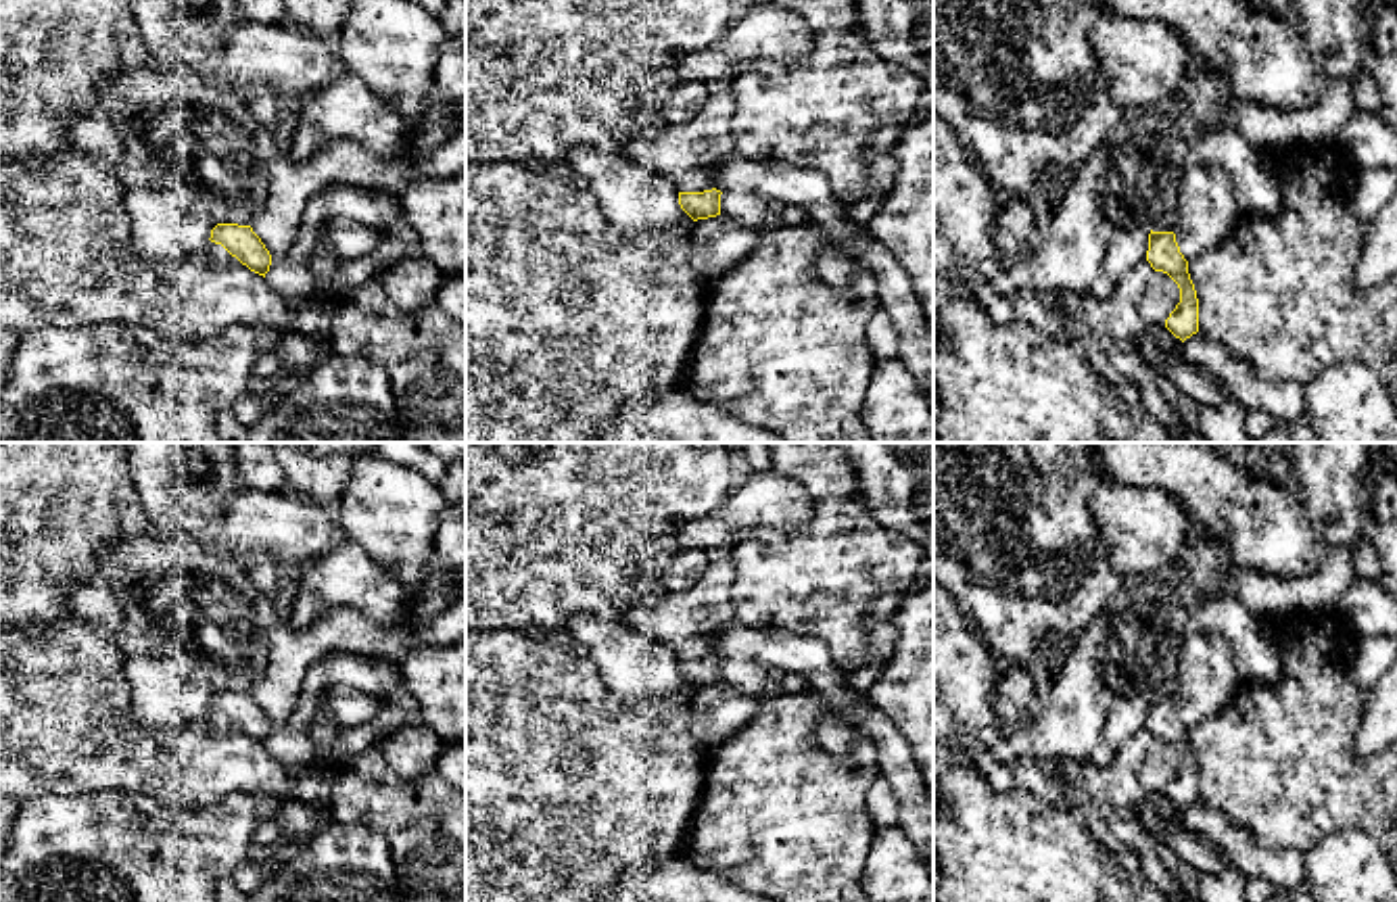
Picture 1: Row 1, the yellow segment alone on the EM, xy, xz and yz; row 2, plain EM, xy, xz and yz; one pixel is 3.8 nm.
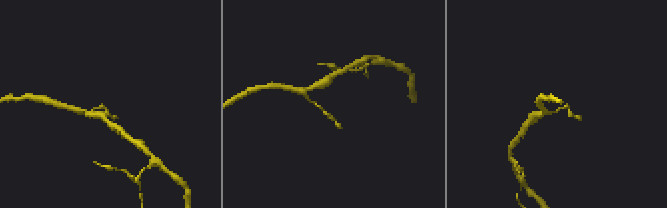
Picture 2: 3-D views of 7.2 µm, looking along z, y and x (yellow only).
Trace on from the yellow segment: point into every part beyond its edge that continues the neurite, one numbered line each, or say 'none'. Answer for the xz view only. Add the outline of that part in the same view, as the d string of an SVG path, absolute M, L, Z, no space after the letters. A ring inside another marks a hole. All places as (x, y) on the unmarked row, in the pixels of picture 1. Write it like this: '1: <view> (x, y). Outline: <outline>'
none

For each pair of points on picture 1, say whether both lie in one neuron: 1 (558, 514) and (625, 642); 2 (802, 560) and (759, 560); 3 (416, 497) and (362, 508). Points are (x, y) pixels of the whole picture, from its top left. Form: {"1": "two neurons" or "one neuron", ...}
{"1": "two neurons", "2": "one neuron", "3": "one neuron"}

